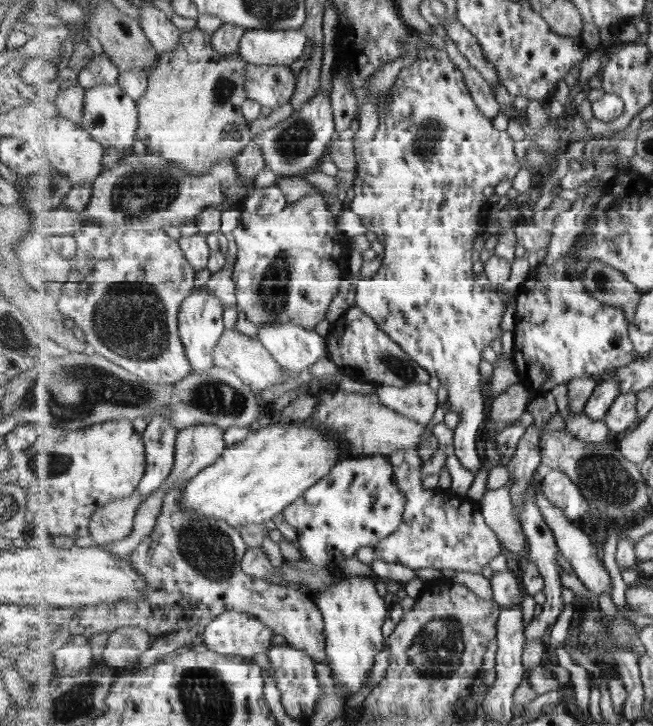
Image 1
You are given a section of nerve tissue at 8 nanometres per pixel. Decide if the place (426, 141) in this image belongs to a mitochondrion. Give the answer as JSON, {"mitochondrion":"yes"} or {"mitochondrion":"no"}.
{"mitochondrion":"yes"}

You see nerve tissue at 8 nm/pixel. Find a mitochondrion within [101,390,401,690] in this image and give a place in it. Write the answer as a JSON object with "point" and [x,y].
{"point":[206,549]}

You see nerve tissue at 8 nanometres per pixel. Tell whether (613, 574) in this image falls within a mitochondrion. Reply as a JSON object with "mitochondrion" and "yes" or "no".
{"mitochondrion":"no"}

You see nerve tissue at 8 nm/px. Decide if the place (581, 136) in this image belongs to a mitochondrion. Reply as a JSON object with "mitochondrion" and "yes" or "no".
{"mitochondrion":"no"}

